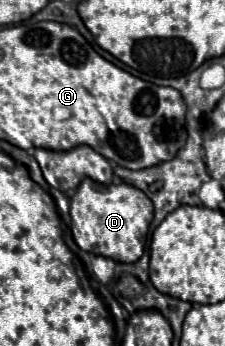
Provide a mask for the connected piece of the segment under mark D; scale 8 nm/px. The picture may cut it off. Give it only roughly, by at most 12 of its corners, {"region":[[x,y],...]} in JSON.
{"region":[[85,178],[71,198],[81,250],[131,264],[153,204]]}

